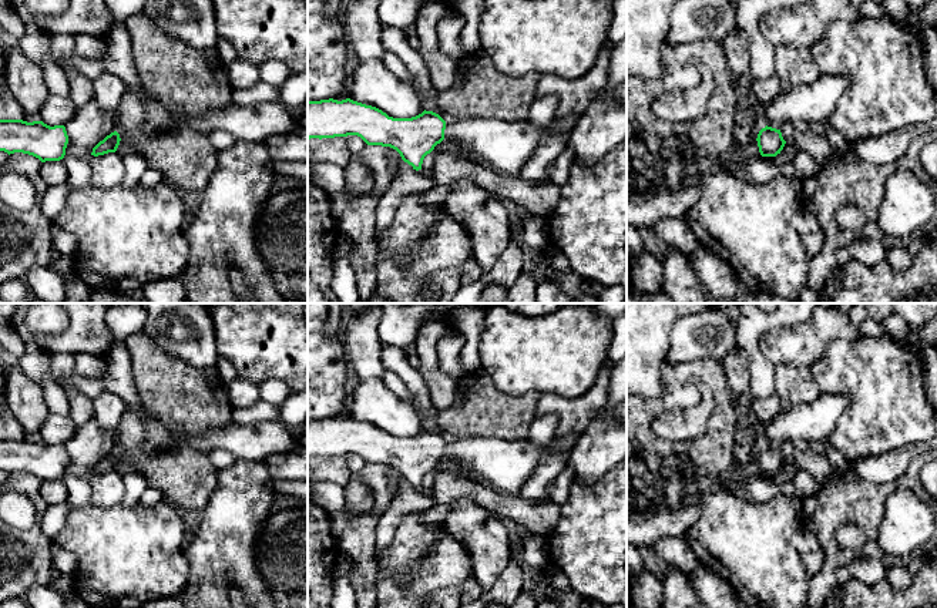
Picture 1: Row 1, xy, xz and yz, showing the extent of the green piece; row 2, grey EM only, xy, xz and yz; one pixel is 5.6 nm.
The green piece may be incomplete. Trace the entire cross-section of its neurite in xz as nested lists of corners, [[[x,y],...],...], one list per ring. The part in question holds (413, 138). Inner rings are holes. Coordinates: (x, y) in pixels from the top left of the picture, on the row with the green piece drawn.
[[[350,98],[308,101],[308,140],[357,135],[367,145],[382,145],[396,150],[402,159],[422,169],[423,159],[444,138],[450,140],[473,155],[486,159],[491,169],[506,177],[518,177],[523,165],[538,150],[541,140],[553,132],[570,132],[578,115],[554,117],[547,125],[537,125],[530,120],[503,121],[498,118],[461,118],[446,122],[433,111],[423,111],[412,118],[393,118],[382,110]]]

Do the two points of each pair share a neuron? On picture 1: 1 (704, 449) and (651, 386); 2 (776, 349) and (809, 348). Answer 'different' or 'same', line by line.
1: different
2: same

